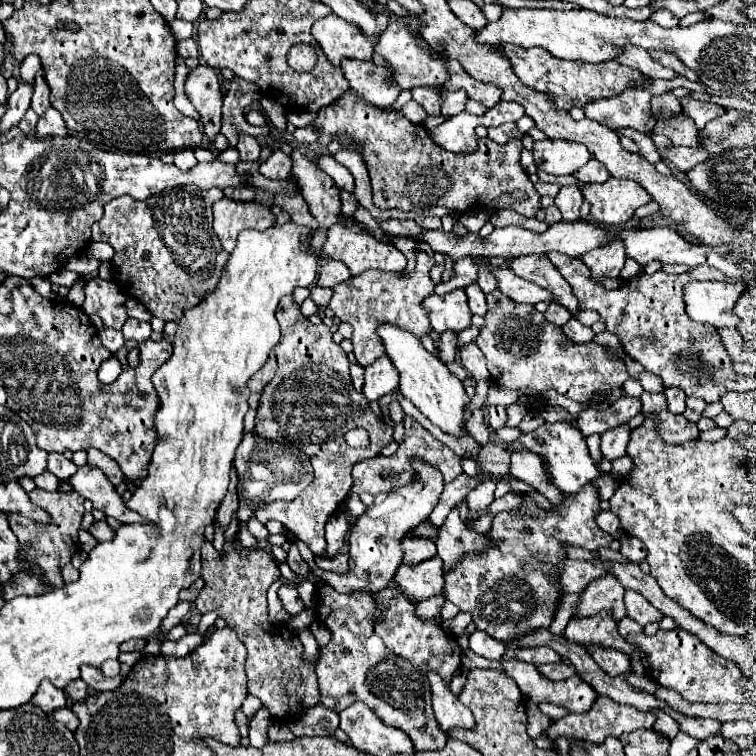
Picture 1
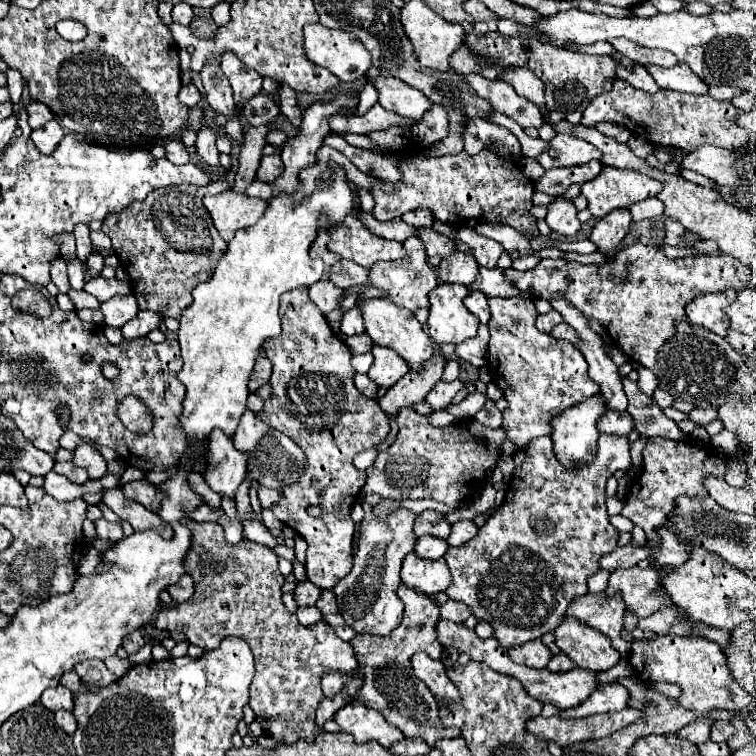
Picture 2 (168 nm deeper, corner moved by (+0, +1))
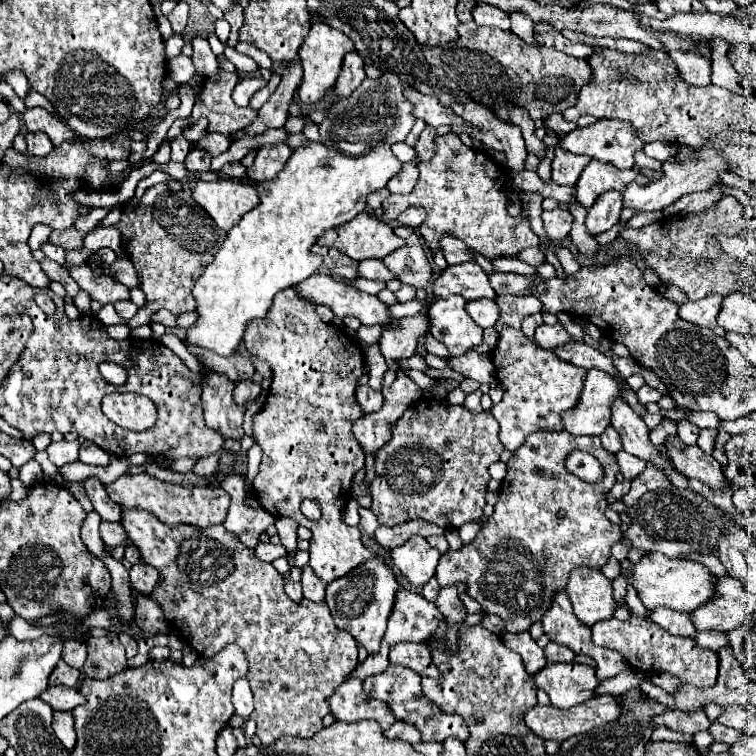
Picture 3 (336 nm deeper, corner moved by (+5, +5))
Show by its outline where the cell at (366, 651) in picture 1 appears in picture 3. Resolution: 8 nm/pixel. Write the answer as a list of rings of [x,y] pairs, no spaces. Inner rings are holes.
[[[389,664],[389,668],[381,674],[375,674],[375,676],[369,676],[365,678],[363,686],[365,686],[365,692],[377,700],[383,700],[389,704],[389,708],[393,710],[395,718],[401,718],[401,720],[407,720],[411,722],[421,734],[423,734],[423,740],[437,740],[437,742],[443,742],[445,738],[449,736],[455,736],[457,740],[465,742],[469,738],[469,728],[465,724],[465,720],[457,714],[445,714],[439,710],[439,706],[435,706],[433,702],[429,702],[425,698],[425,694],[421,694],[421,688],[419,688],[419,682],[421,682],[421,676],[405,666],[395,666],[395,664]]]

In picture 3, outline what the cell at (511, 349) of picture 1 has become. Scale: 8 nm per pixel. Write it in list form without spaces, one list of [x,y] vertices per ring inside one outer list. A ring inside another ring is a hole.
[[[501,296],[497,298],[501,316],[495,324],[499,332],[497,348],[493,350],[493,364],[497,368],[497,380],[501,382],[503,400],[493,406],[491,414],[497,418],[501,432],[499,438],[509,452],[515,452],[525,438],[535,430],[563,430],[563,412],[573,410],[579,404],[579,396],[585,382],[585,368],[573,366],[553,358],[553,352],[547,352],[535,346],[521,330],[525,316],[537,314],[543,310],[541,302],[533,296]]]

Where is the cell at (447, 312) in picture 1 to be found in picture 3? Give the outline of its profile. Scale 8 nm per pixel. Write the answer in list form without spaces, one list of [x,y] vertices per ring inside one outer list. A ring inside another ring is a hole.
[[[445,298],[429,306],[431,334],[443,342],[451,356],[461,356],[483,342],[483,328],[479,328],[465,310],[465,298]]]

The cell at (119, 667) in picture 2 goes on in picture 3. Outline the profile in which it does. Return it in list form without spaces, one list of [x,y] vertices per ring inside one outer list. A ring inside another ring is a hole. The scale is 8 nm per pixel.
[[[109,630],[107,636],[87,640],[87,660],[83,672],[87,678],[105,680],[127,668],[125,648],[117,638],[115,630]]]

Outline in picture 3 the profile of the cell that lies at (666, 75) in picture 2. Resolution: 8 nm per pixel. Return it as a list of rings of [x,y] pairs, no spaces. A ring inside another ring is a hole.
[[[671,50],[669,54],[685,82],[691,86],[709,86],[711,84],[711,60],[701,58],[699,54],[687,54],[681,50]]]

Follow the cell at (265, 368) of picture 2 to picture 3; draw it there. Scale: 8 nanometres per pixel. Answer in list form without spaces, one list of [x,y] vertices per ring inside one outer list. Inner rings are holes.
[[[187,346],[185,348],[193,354],[193,356],[199,356],[201,362],[209,368],[209,370],[215,370],[215,372],[221,372],[221,374],[227,374],[229,380],[233,382],[241,382],[241,380],[251,380],[253,374],[255,374],[255,368],[253,368],[253,362],[249,358],[243,358],[243,356],[219,356],[211,350],[203,350],[199,346]]]

